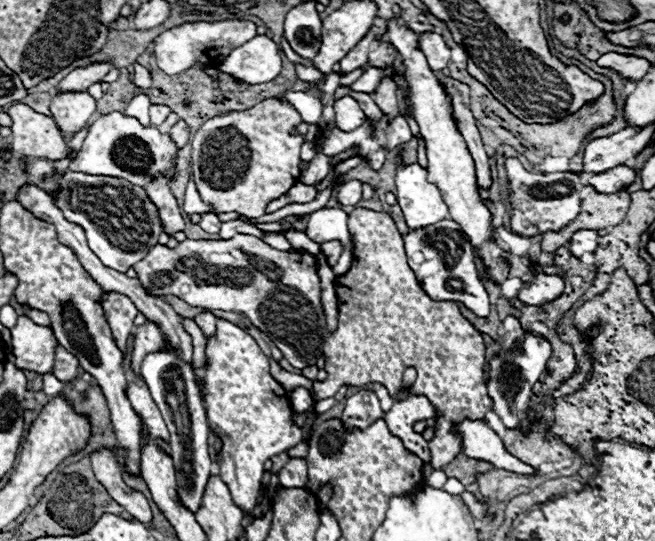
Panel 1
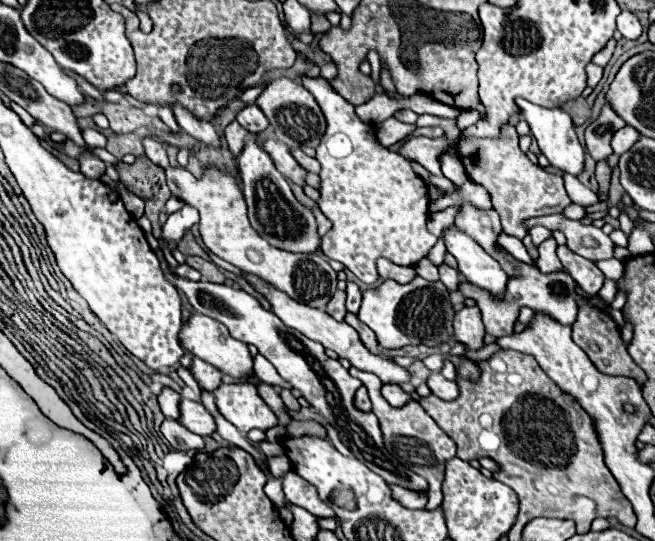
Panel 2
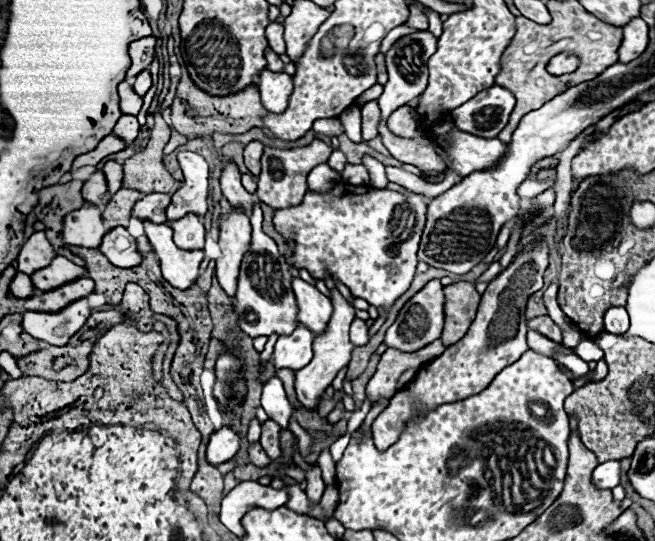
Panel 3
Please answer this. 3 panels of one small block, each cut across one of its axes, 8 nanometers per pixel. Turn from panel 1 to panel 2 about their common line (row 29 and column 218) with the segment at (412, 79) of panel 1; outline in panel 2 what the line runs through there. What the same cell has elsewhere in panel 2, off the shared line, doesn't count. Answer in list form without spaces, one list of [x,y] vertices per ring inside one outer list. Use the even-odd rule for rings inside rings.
[[[220,384],[216,388],[216,406],[222,416],[232,422],[242,434],[250,430],[268,430],[276,424],[274,412],[260,398],[256,384]]]

